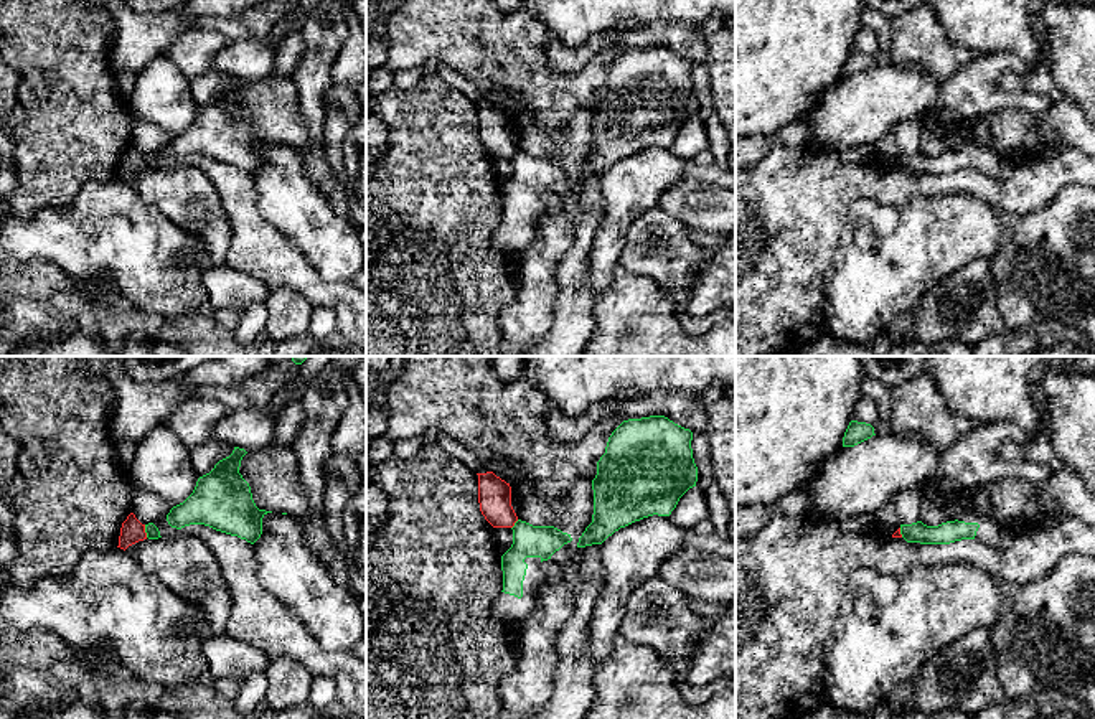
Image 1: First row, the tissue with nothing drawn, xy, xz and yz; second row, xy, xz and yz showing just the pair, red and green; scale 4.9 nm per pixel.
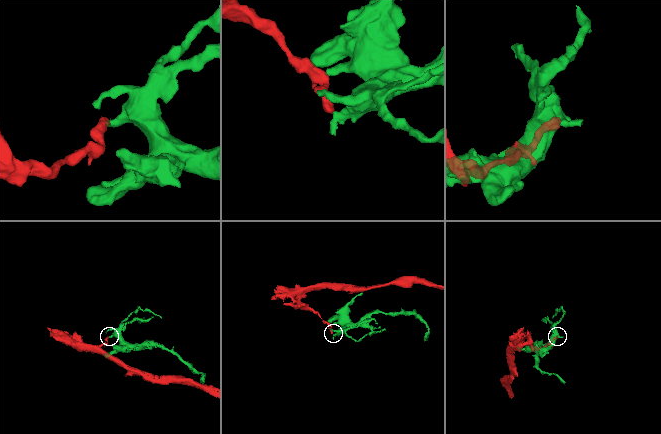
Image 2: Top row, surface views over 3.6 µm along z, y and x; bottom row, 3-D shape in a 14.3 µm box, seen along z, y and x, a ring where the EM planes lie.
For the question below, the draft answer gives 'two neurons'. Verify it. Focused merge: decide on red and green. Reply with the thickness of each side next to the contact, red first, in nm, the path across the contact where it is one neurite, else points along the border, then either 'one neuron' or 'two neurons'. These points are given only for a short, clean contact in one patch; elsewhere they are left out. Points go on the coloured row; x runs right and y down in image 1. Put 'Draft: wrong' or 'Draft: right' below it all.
120/70 nm | along xy (144, 525), (147, 536) | two neurons
Draft: right

